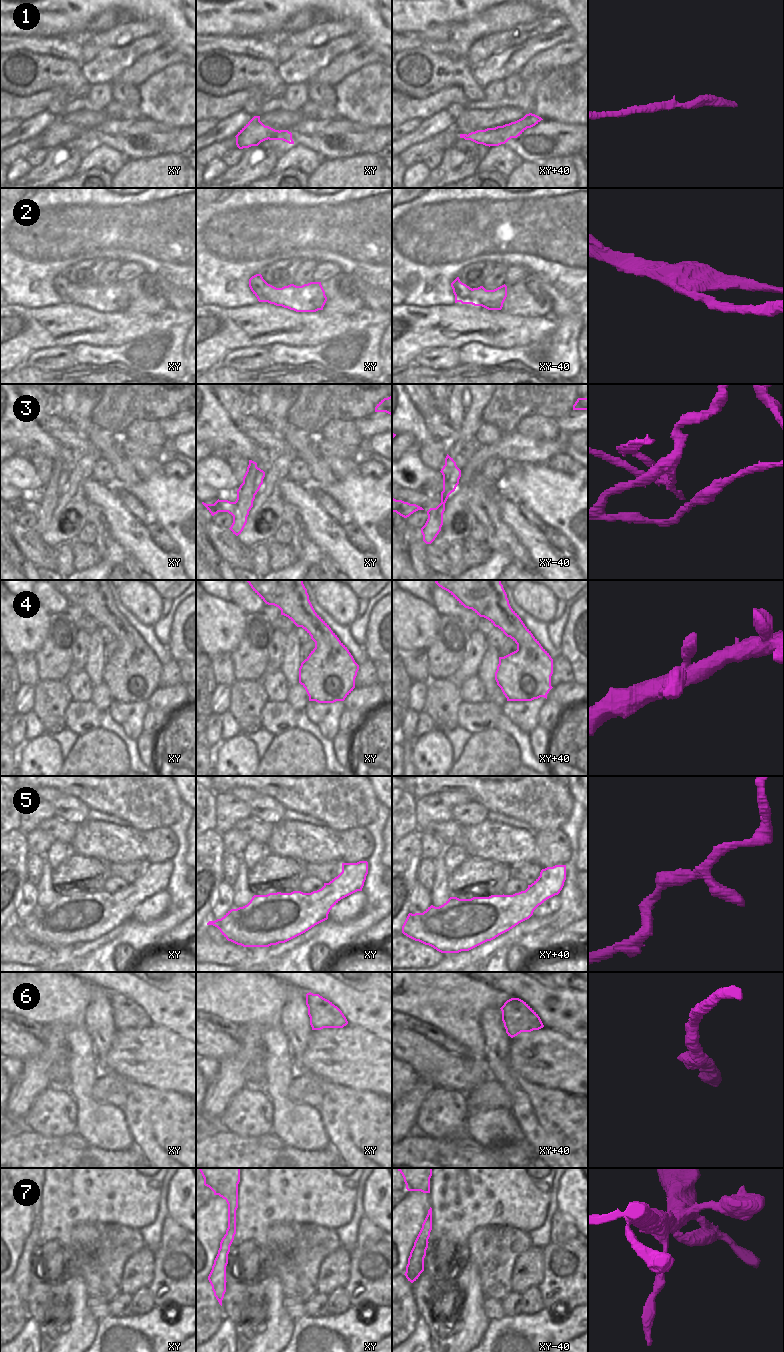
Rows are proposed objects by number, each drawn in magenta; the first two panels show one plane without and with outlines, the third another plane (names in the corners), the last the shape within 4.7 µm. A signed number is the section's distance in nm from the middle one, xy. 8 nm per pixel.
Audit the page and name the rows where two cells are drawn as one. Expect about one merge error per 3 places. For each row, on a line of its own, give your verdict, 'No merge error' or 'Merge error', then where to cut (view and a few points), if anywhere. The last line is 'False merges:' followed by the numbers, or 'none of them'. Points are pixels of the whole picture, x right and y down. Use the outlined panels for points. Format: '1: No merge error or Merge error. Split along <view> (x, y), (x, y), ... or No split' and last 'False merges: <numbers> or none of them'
1: No merge error. No split
2: Merge error. Split along xy-40 (458, 281), (457, 294), (459, 301)
3: Merge error. Split along xy (235, 501), (236, 508), (233, 516)
4: No merge error. No split
5: No merge error. No split
6: No merge error. No split
7: No merge error. No split
False merges: 2, 3

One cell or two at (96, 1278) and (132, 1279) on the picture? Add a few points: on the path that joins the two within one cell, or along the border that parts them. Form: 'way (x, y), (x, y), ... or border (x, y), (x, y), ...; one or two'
border (131, 1257), (124, 1264), (120, 1284), (121, 1292); two

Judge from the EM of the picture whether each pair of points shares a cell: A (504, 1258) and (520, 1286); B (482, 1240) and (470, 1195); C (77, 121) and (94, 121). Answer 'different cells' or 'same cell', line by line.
A: different cells
B: different cells
C: same cell

